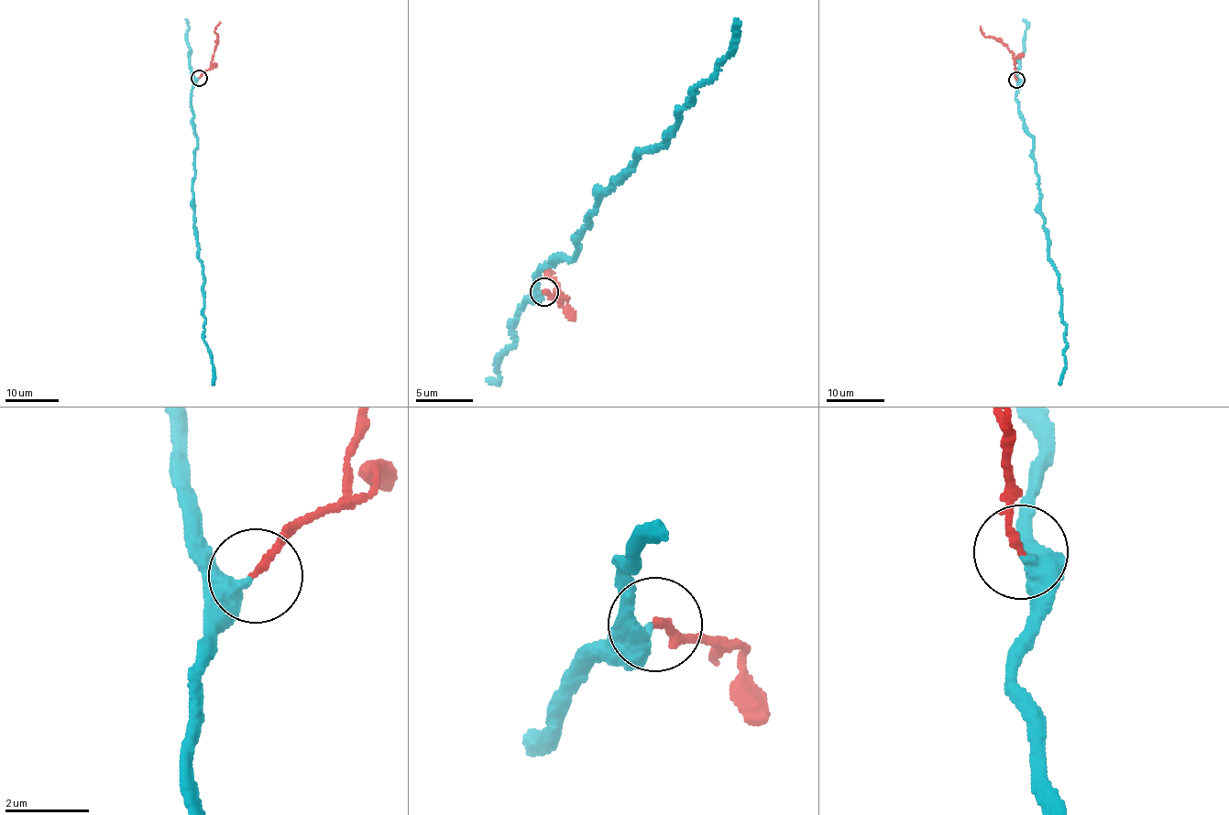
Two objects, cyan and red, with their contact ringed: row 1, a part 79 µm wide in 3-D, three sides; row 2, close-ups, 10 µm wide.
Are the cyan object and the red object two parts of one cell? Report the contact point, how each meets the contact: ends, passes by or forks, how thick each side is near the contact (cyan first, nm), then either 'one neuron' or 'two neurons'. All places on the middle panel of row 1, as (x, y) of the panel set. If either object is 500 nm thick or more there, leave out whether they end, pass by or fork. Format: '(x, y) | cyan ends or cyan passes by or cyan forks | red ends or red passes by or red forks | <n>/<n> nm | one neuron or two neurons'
(543, 292) | cyan passes by | red ends | 280/170 nm | one neuron

